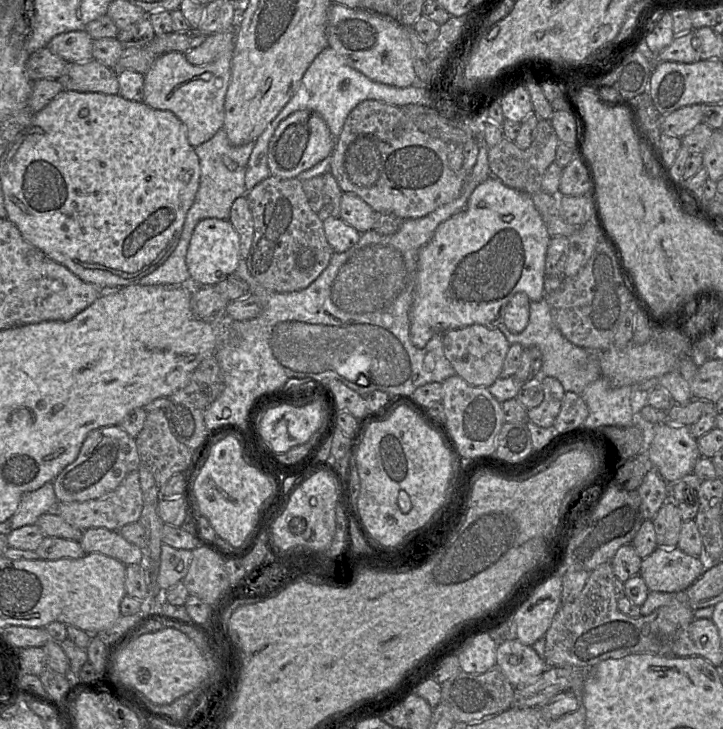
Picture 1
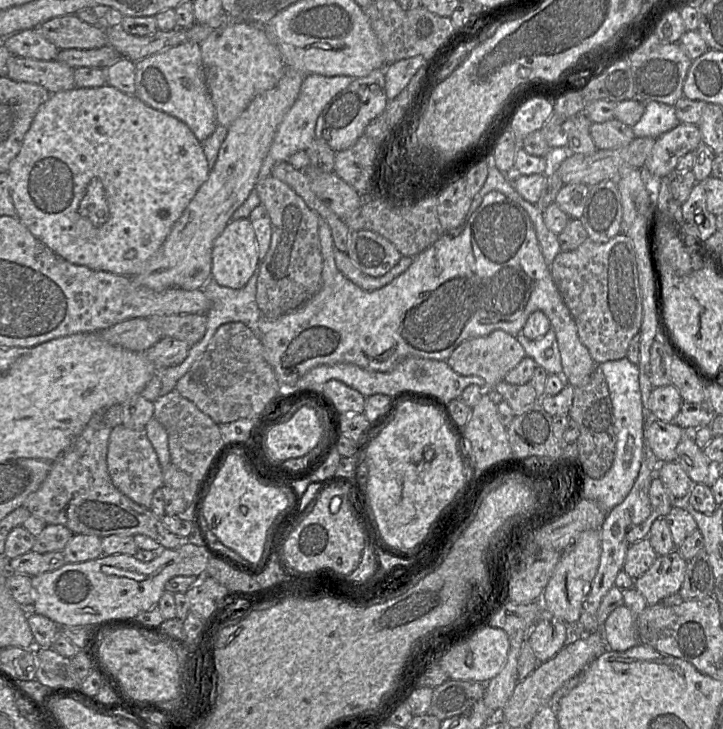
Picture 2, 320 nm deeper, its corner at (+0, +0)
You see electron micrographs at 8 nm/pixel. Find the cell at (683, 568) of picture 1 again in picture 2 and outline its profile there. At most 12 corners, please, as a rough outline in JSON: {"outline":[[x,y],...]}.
{"outline":[[677,549],[657,556],[634,581],[647,605],[679,592],[687,561]]}

